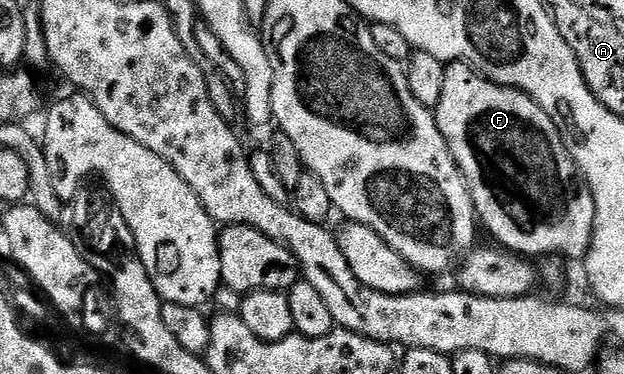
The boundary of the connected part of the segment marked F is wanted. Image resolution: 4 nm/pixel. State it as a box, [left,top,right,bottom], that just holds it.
[435,63,595,260]

